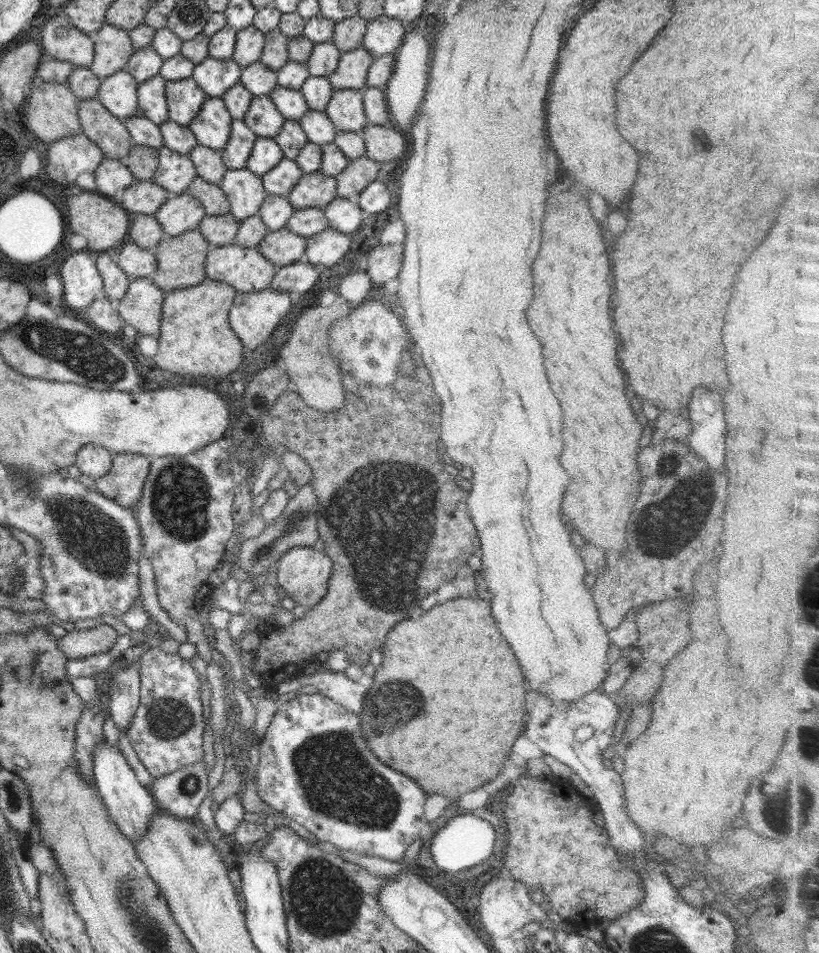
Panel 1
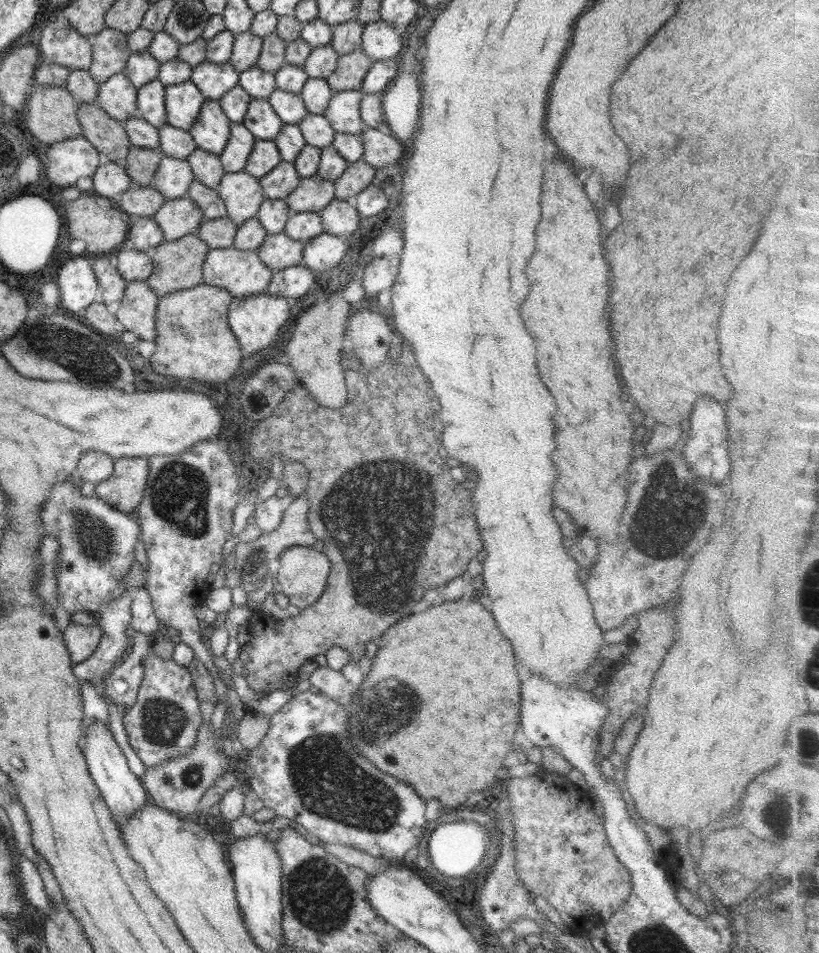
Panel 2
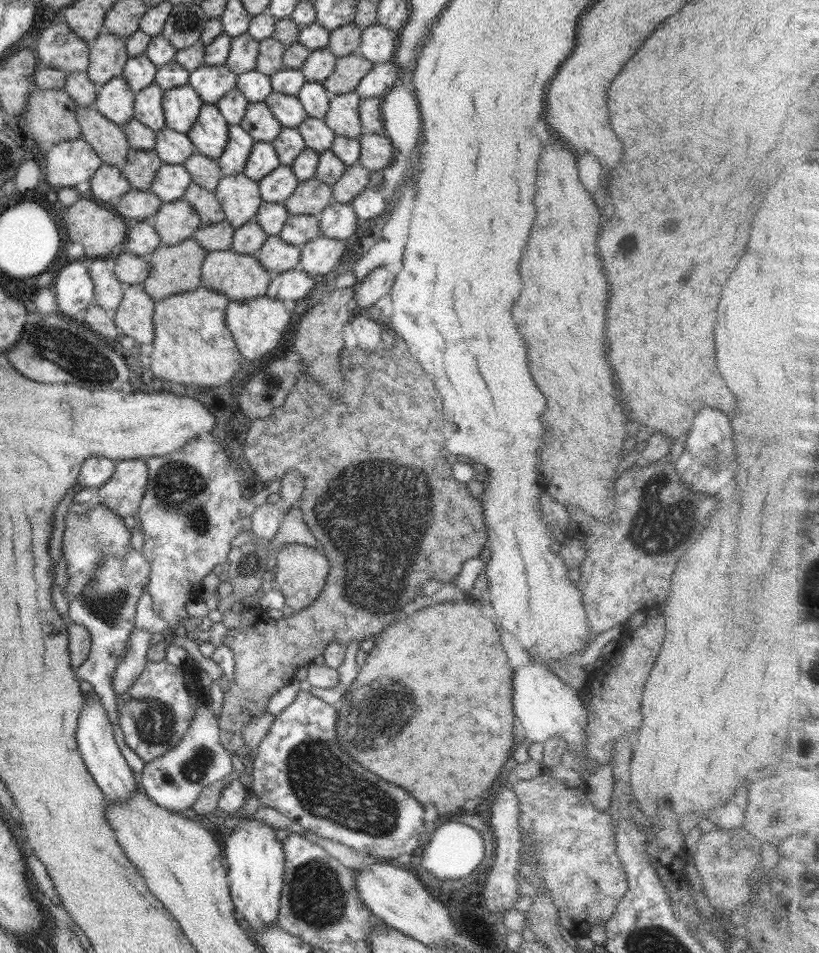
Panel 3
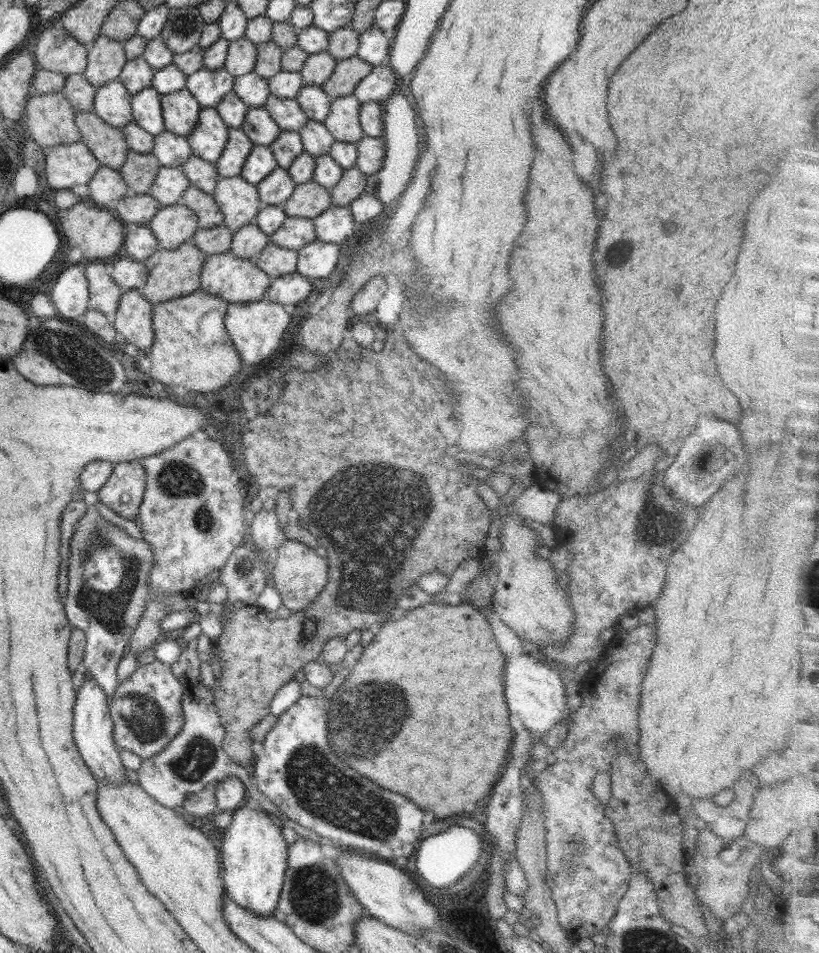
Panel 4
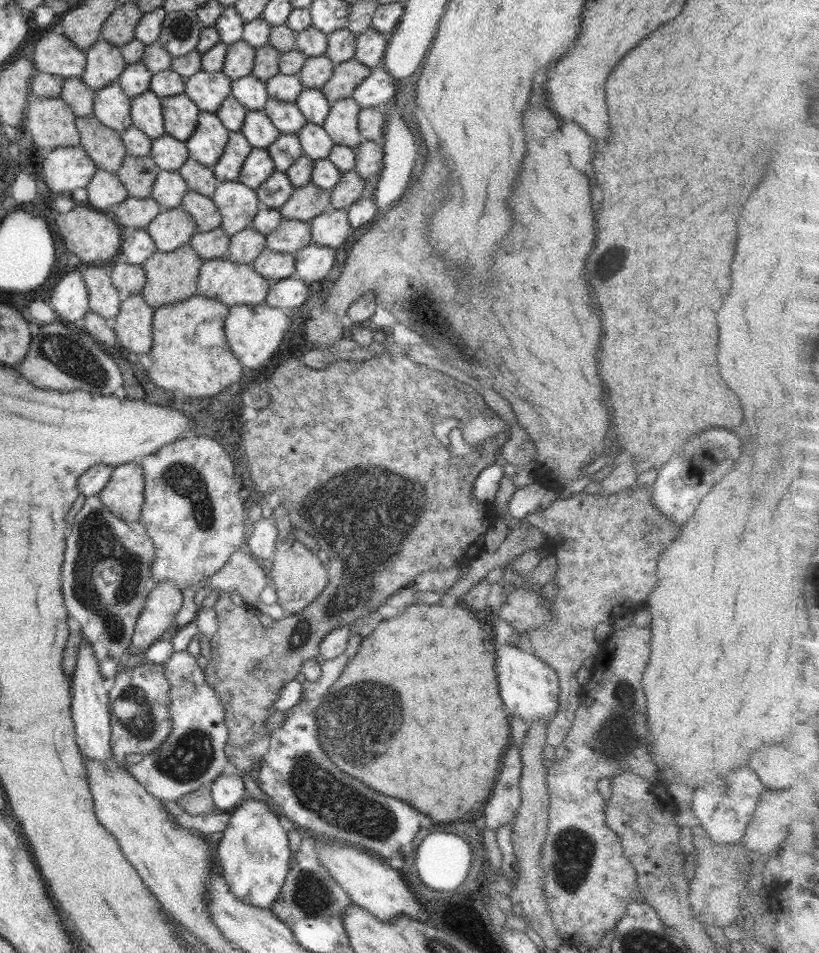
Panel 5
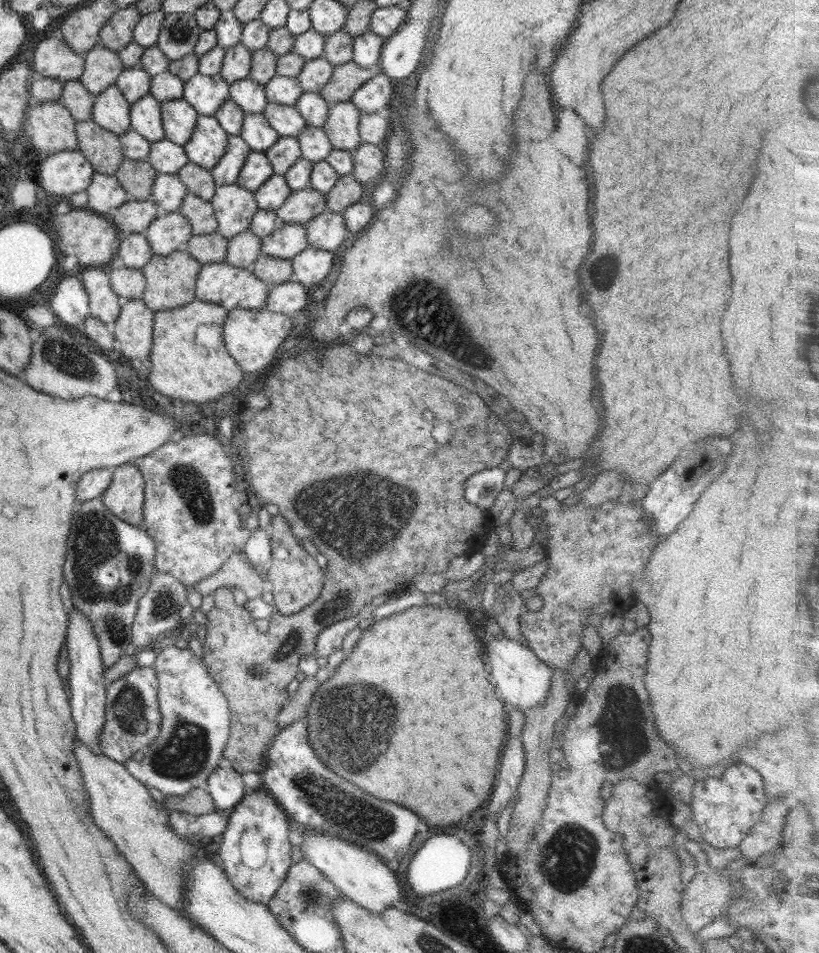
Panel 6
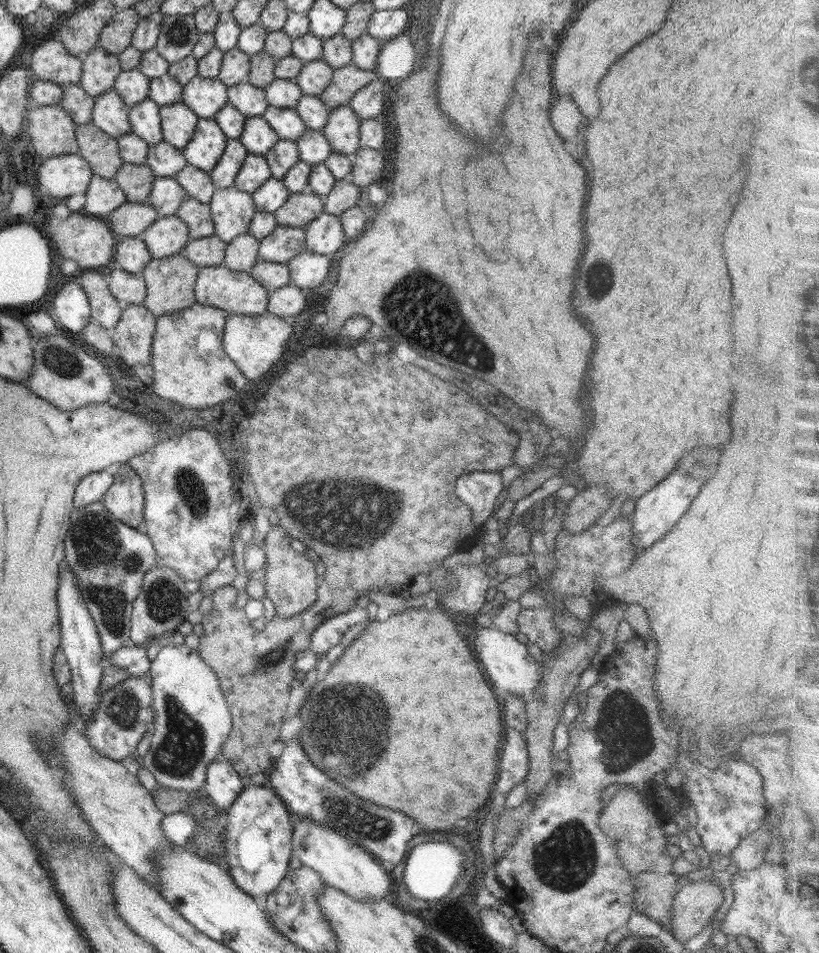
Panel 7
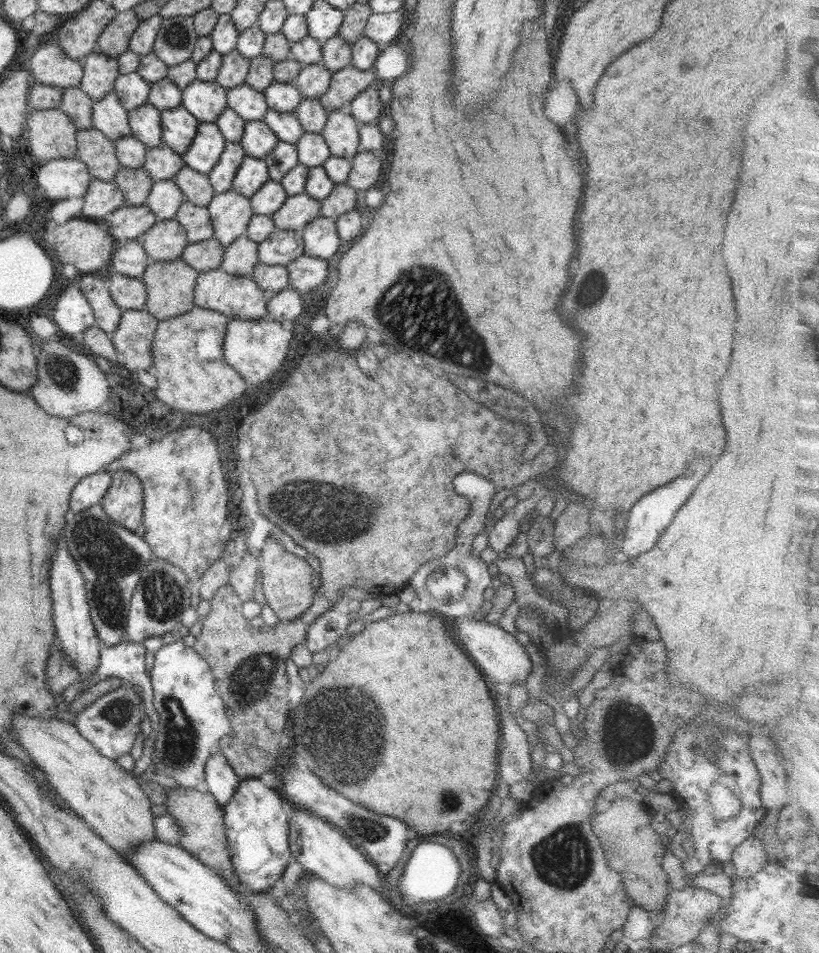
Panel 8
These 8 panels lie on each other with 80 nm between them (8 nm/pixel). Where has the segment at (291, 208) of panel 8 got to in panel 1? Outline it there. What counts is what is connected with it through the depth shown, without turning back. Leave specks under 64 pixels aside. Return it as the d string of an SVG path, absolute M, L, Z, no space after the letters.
M316 170L303 177L286 196L294 209L317 208L323 209L337 197L337 180L321 170Z

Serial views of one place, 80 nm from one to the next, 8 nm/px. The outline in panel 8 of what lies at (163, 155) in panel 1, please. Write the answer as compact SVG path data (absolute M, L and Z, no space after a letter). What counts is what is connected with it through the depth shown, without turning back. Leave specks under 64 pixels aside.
M172 179L153 183L147 197L145 205L160 221L174 219L185 202L184 193Z

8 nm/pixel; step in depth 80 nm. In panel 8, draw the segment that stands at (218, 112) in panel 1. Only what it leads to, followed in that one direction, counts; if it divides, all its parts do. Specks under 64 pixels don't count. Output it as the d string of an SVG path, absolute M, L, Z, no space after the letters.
M199 121L196 137L182 155L184 163L196 172L208 175L218 163L226 142L215 122Z

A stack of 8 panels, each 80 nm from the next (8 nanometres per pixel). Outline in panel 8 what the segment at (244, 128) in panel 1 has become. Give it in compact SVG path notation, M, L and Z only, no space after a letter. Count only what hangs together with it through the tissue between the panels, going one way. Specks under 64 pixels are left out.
M226 142L226 148L214 169L207 175L213 192L222 193L231 190L238 168L246 156L240 142Z

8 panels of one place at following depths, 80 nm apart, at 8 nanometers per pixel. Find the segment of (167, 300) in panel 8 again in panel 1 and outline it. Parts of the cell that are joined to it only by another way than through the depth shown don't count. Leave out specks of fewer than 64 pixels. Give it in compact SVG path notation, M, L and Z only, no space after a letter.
M199 229L188 230L178 236L166 236L153 249L157 267L151 277L152 282L165 294L175 289L201 284L206 278L205 260L210 247L209 242L202 236Z

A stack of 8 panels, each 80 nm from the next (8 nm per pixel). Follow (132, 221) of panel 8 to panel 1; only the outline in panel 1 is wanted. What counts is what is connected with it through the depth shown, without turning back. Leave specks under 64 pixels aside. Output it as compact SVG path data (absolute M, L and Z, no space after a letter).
M152 180L137 181L124 189L120 206L132 215L139 213L154 216L170 196L172 194L168 190Z

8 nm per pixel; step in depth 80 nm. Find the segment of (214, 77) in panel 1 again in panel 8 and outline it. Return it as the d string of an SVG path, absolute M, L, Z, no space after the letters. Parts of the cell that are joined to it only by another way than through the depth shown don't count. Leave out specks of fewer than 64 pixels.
M196 79L181 92L181 106L199 121L215 122L227 106L227 89L217 82Z

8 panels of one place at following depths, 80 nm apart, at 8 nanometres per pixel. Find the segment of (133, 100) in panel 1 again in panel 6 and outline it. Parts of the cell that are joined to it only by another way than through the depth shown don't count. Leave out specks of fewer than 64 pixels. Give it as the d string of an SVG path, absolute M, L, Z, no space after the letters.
M114 84L95 95L91 119L117 136L131 130L131 104Z

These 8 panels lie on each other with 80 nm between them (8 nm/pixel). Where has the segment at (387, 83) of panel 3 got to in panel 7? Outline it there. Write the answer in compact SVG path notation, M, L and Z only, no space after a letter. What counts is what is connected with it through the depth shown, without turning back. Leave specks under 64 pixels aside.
M378 76L359 90L349 102L349 107L360 119L379 118L384 110L384 84Z

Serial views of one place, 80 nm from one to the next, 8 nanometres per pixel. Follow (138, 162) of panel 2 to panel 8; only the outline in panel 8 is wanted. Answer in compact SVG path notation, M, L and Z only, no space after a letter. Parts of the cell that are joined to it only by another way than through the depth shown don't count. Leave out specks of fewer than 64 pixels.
M121 167L113 180L124 195L125 205L145 205L153 185L150 174L144 168L132 169Z

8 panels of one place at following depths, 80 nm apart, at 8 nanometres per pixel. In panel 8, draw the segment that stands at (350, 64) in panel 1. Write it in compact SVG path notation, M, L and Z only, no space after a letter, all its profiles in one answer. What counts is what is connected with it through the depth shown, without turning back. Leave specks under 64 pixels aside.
M351 65L342 67L333 73L329 89L318 101L328 113L345 110L357 94L372 86L372 80L376 82L376 78L373 70L358 70Z

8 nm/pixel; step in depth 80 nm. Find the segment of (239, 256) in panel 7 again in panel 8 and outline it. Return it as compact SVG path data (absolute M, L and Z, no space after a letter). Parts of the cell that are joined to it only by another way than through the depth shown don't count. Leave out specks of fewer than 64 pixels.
M246 234L239 236L230 246L225 247L221 269L228 274L251 277L259 262L259 243L250 240Z

